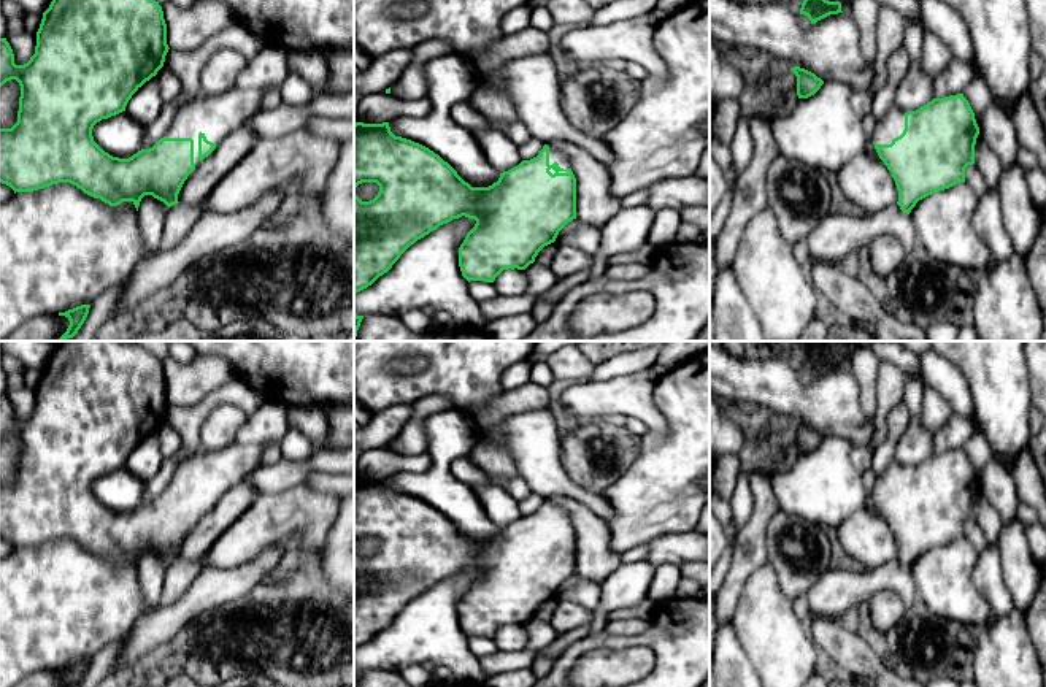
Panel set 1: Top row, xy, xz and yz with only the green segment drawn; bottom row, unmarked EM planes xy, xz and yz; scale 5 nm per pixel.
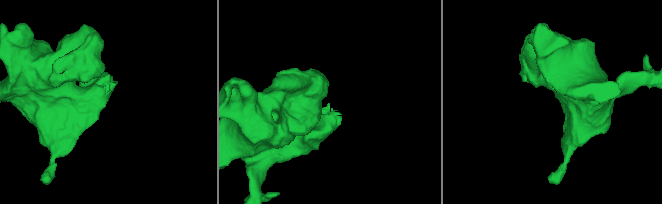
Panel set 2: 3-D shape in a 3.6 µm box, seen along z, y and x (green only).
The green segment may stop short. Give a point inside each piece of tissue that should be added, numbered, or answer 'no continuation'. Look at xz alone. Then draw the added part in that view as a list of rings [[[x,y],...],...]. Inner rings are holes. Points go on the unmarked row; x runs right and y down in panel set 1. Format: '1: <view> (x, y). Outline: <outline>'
1: xz (557, 511). Outline: [[[549,503],[549,520],[552,520],[554,517],[557,517],[559,522],[563,525],[571,524],[571,517],[567,512],[567,509],[563,509],[562,506],[556,503]]]

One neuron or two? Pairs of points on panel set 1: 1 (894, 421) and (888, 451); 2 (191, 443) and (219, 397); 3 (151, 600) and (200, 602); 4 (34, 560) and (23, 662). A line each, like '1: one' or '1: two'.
1: one
2: one
3: two
4: one

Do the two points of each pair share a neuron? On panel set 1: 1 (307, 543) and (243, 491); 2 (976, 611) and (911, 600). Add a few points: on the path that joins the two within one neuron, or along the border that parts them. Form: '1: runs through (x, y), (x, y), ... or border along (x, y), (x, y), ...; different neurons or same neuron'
1: border along (256, 497), (229, 525); different neurons
2: border along (910, 568), (915, 578), (919, 608); different neurons

